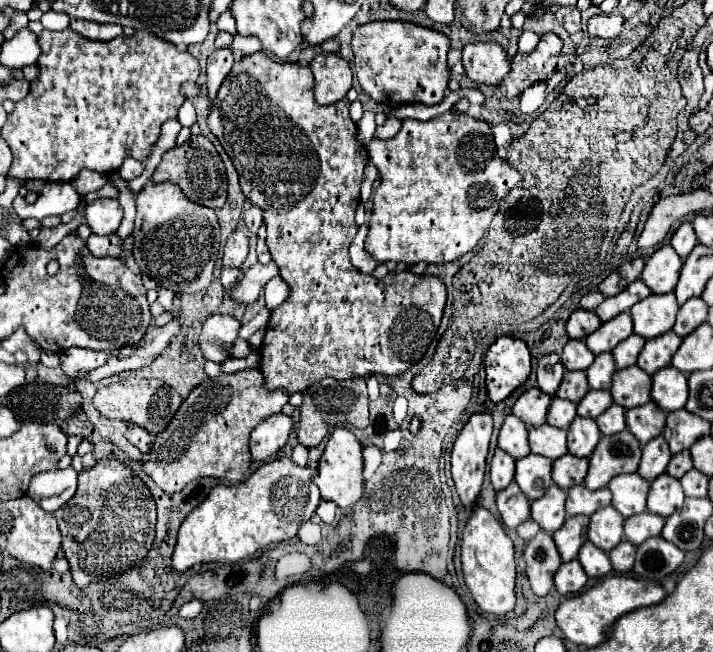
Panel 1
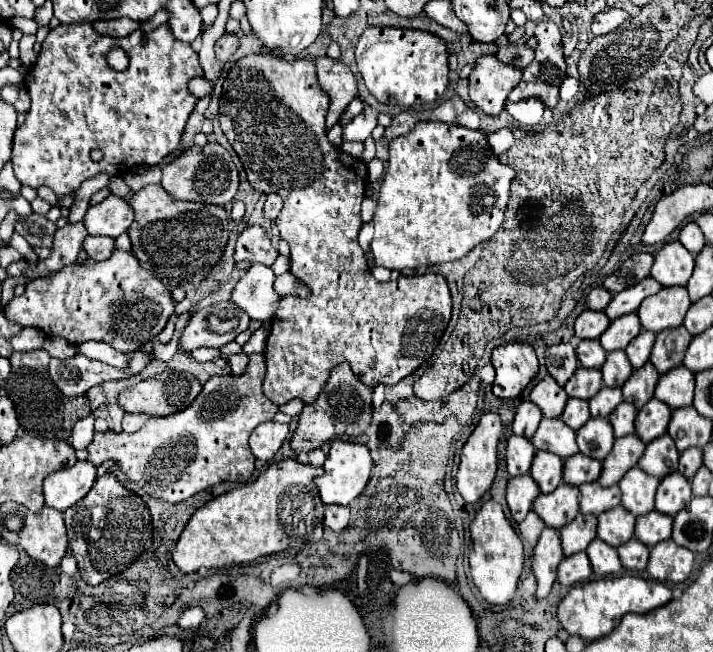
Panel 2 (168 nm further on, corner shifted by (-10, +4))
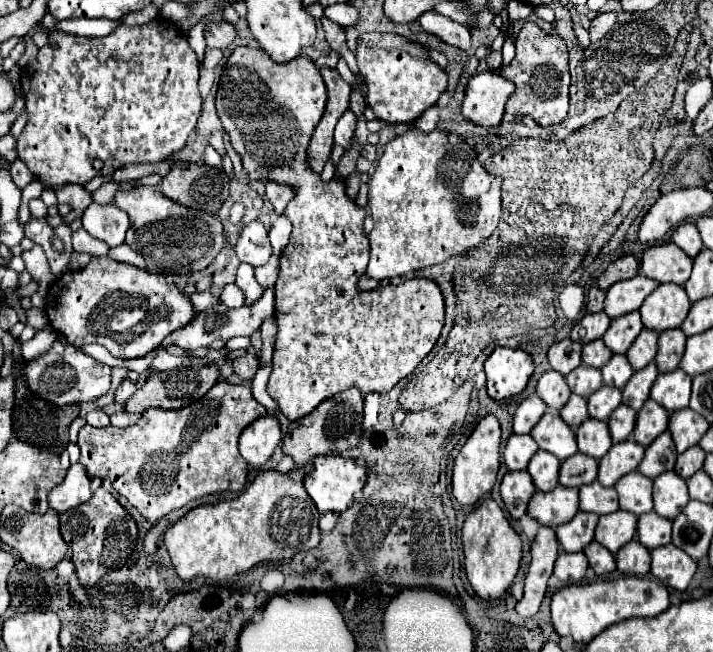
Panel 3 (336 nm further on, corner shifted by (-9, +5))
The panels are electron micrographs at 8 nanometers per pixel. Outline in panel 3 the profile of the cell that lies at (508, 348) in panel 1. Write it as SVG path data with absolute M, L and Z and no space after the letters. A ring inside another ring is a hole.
M497 347L485 361L487 393L501 401L521 393L533 375L533 359L521 349Z

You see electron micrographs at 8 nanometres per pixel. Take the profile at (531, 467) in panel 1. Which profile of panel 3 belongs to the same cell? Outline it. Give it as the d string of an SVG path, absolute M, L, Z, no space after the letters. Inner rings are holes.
M537 451L533 459L529 461L527 473L531 475L535 487L539 491L553 491L557 487L557 477L559 477L559 459L553 453L547 451Z

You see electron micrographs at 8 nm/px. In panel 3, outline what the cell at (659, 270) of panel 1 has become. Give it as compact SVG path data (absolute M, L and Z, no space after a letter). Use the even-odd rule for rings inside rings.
M663 243L645 249L641 257L641 273L659 283L677 283L683 285L689 275L693 261L675 245Z

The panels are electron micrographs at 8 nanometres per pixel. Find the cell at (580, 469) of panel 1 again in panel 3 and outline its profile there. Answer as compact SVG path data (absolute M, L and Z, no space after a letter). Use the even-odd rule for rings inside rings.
M575 453L561 463L559 483L565 487L581 487L597 479L597 461L589 455Z

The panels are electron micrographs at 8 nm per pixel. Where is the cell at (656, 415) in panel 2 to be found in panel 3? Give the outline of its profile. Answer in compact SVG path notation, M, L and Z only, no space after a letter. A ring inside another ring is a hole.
M647 399L645 407L637 413L633 439L639 445L649 447L655 441L655 437L667 429L667 419L669 419L669 413L659 403L653 403L653 399Z

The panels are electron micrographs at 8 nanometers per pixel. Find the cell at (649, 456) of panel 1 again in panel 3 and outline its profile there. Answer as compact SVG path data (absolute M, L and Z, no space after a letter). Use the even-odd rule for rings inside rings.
M665 431L645 449L645 457L637 469L645 477L655 479L665 471L671 471L675 467L675 459L677 459L677 451L673 447L673 439L669 431Z

